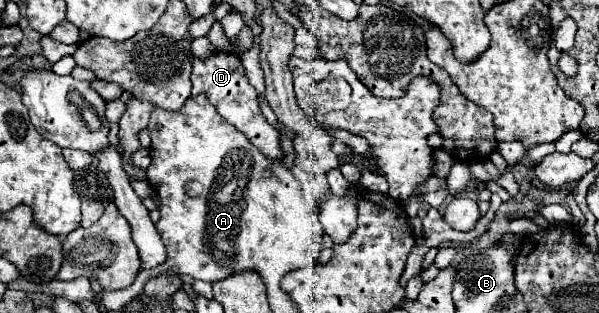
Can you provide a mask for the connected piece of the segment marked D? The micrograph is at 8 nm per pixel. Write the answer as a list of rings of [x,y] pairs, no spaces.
[[[215,51],[211,57],[207,59],[193,59],[193,69],[191,69],[191,95],[199,95],[205,93],[209,103],[217,109],[217,113],[231,123],[233,127],[237,127],[265,157],[269,159],[283,159],[283,149],[281,149],[281,135],[277,133],[277,129],[273,129],[261,109],[259,109],[259,99],[257,93],[253,89],[253,85],[249,85],[245,69],[241,65],[241,59],[233,53],[223,53],[223,51]]]

